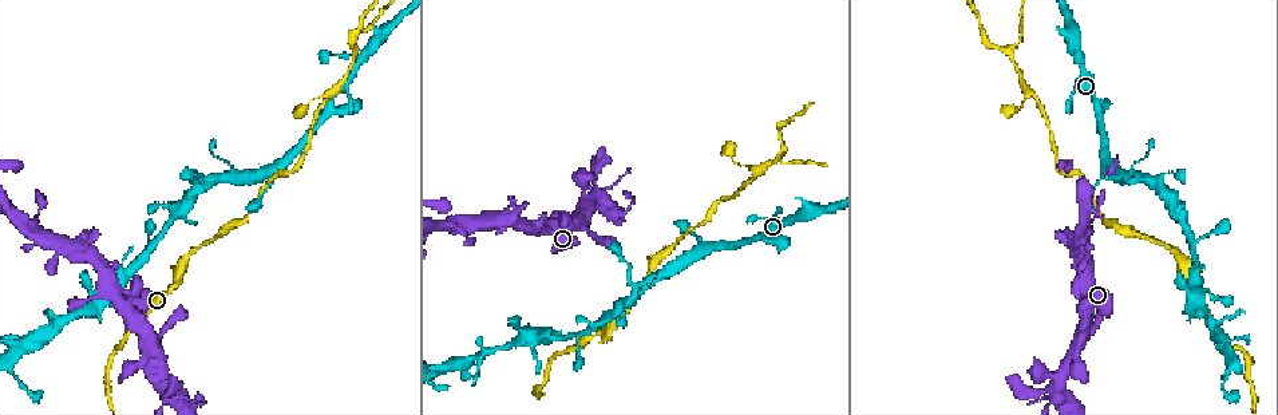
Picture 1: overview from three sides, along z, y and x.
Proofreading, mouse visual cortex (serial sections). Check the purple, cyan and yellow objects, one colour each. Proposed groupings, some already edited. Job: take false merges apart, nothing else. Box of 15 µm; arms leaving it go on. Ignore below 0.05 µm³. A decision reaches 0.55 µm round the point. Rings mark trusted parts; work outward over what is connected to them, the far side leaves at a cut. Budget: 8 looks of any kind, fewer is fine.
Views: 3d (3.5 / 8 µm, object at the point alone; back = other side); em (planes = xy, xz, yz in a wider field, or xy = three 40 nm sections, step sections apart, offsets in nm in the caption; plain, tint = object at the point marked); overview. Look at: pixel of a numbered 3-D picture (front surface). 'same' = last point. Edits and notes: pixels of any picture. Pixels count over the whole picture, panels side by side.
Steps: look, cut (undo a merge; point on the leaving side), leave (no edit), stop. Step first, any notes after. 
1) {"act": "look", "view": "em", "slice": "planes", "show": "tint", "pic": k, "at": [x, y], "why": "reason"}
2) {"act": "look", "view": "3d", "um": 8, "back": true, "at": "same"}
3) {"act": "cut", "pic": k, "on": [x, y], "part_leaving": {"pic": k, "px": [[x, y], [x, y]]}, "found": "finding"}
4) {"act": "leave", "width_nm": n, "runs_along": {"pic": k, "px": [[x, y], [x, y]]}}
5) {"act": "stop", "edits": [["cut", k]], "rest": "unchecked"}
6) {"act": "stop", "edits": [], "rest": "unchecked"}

{"act": "look", "view": "3d", "um": 3.5, "pic": 1, "at": [581, 333], "why": "arms part here"}

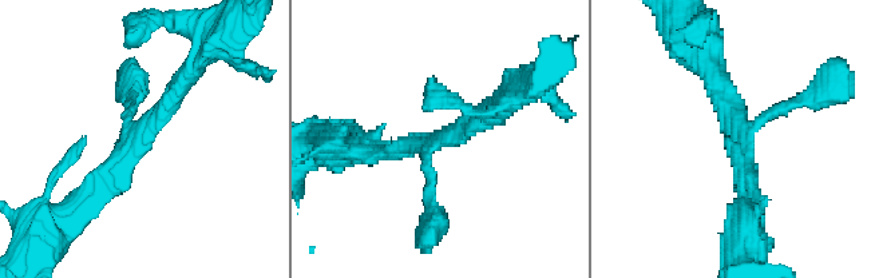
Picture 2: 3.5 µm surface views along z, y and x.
{"act": "leave", "arms": 3, "arm_widths_nm": [150, 250, 250], "runs_along": {"pic": 2, "px": [[193, 67], [163, 112], [82, 203]]}, "found": "continuous, no second cell"}

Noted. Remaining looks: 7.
{"act": "look", "view": "3d", "um": 3.5, "back": true, "pic": 1, "at": [347, 54], "why": "thin neck"}

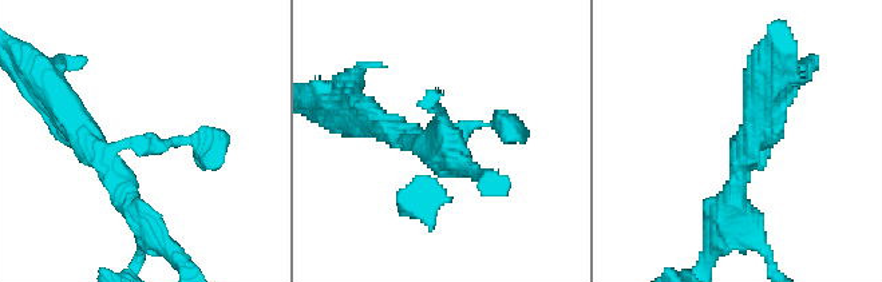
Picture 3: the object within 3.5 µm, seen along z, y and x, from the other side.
{"act": "look", "view": "em", "slice": "xy", "step": 5, "show": "tint", "pic": 3, "at": [125, 143]}

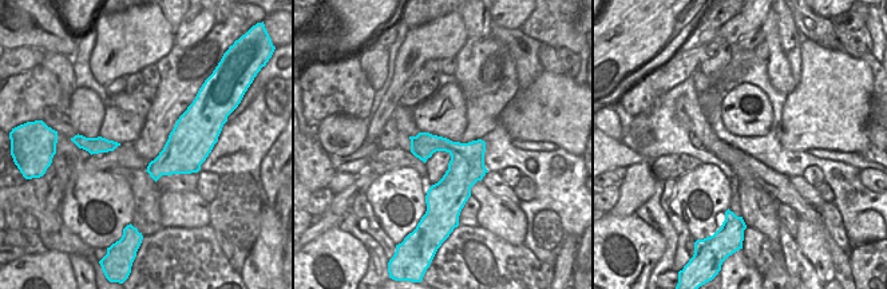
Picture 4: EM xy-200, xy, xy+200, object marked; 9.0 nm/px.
{"act": "leave", "width_nm": 280, "runs_along": {"pic": 3, "px": [[731, 217], [734, 143], [754, 151]]}, "found": "one cell here"}

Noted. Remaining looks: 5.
{"act": "look", "view": "3d", "um": 3.5, "pic": 1, "at": [327, 95], "why": "arms part here"}

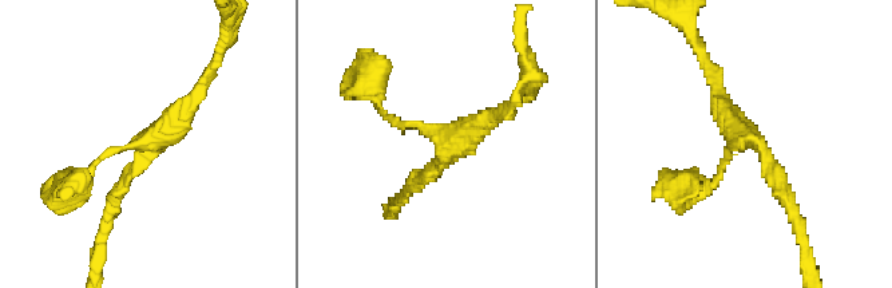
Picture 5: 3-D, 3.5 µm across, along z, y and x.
{"act": "look", "view": "em", "slice": "xy", "step": 2, "show": "tint", "pic": 5, "at": [152, 139], "why": "need the tissue"}

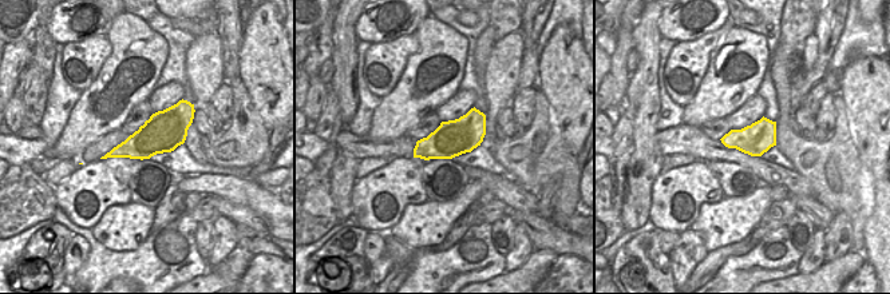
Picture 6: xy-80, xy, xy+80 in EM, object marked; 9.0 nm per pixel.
{"act": "leave", "arms": 3, "arm_widths_nm": [100, 200, 250], "runs_along": {"pic": 5, "px": [[113, 200], [207, 77]]}, "found": "continuous, no second cell"}

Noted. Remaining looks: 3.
{"act": "look", "view": "em", "slice": "xy", "step": 5, "show": "tint", "pic": 1, "at": [156, 367], "why": "abrupt turn"}

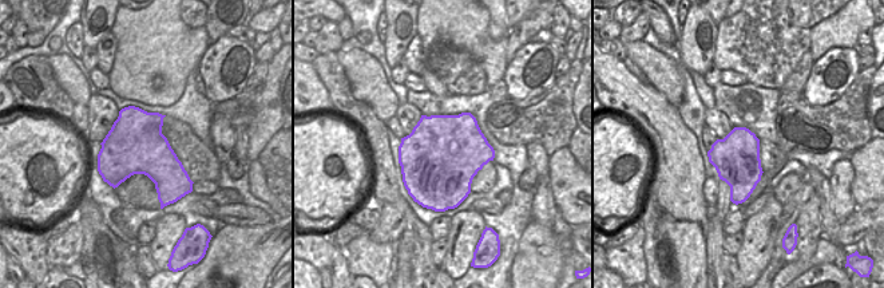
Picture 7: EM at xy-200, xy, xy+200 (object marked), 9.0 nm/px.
{"act": "look", "view": "3d", "um": 3.5, "at": "same", "why": "wider look"}

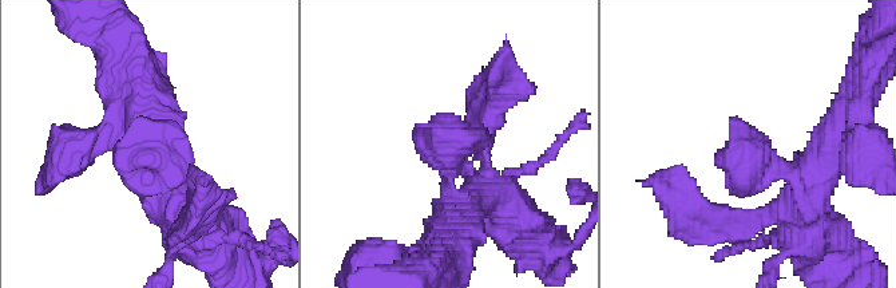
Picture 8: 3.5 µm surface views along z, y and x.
{"act": "leave", "width_nm": 700, "runs_along": {"pic": 8, "px": [[452, 213], [448, 145], [490, 135]]}, "found": "one cell here"}

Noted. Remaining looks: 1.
{"act": "stop", "edits": [], "rest": "unchecked"}

